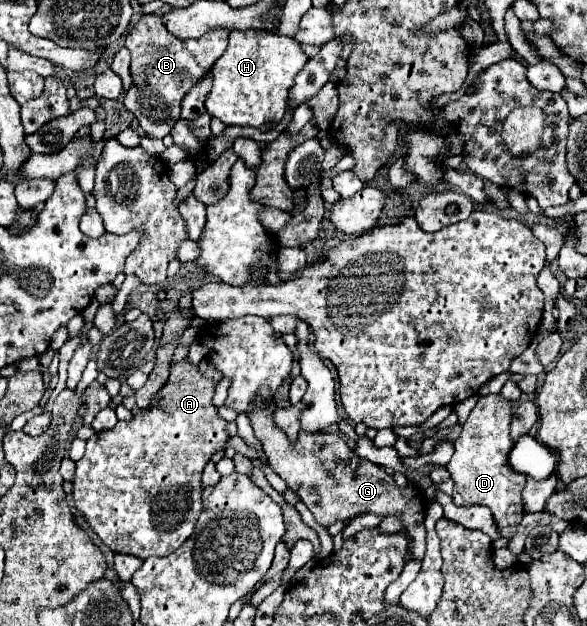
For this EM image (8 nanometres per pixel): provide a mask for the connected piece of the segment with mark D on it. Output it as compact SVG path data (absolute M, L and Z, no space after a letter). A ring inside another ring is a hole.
M500 394L482 396L474 410L470 412L468 420L462 424L462 434L454 444L454 456L448 462L448 472L454 480L454 502L472 506L482 504L492 510L492 516L496 520L498 530L504 538L512 538L516 528L522 520L522 498L520 492L524 488L526 476L520 476L518 472L512 472L506 456L510 452L510 446L514 444L508 436L508 424L512 420L512 406L506 398Z

